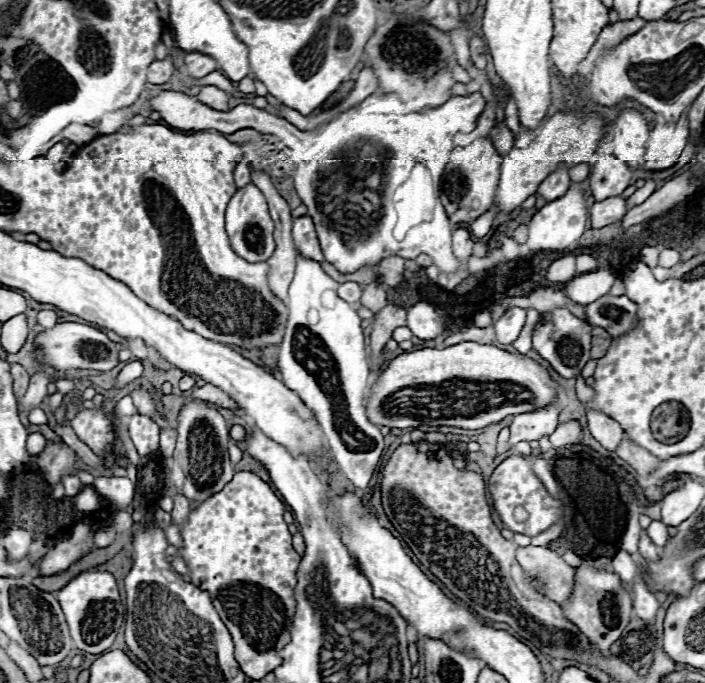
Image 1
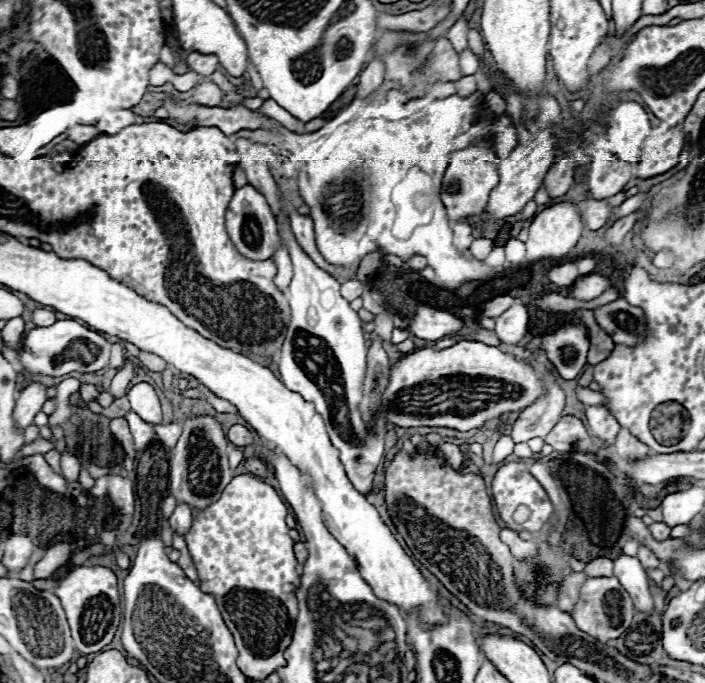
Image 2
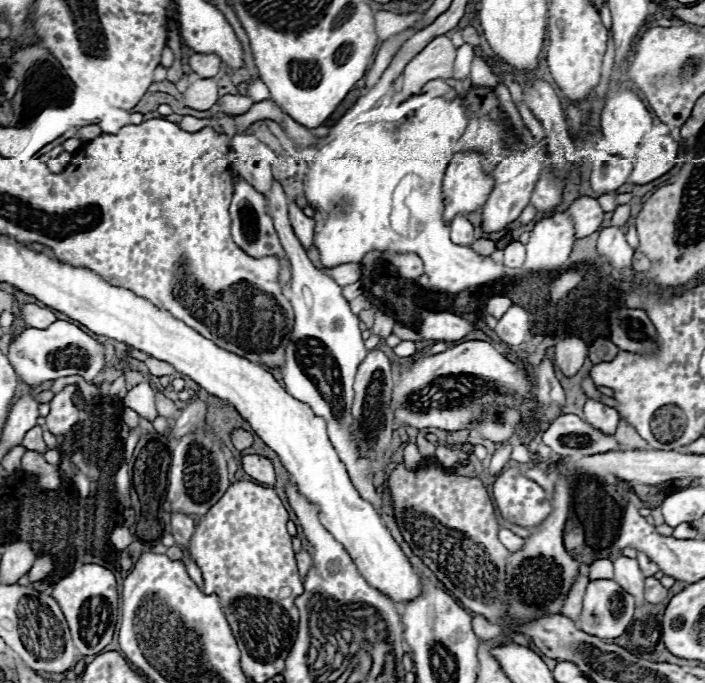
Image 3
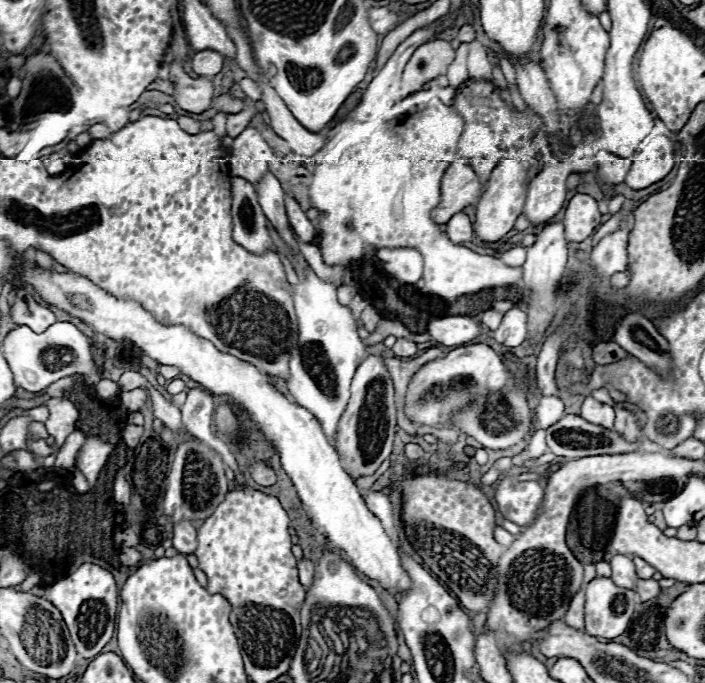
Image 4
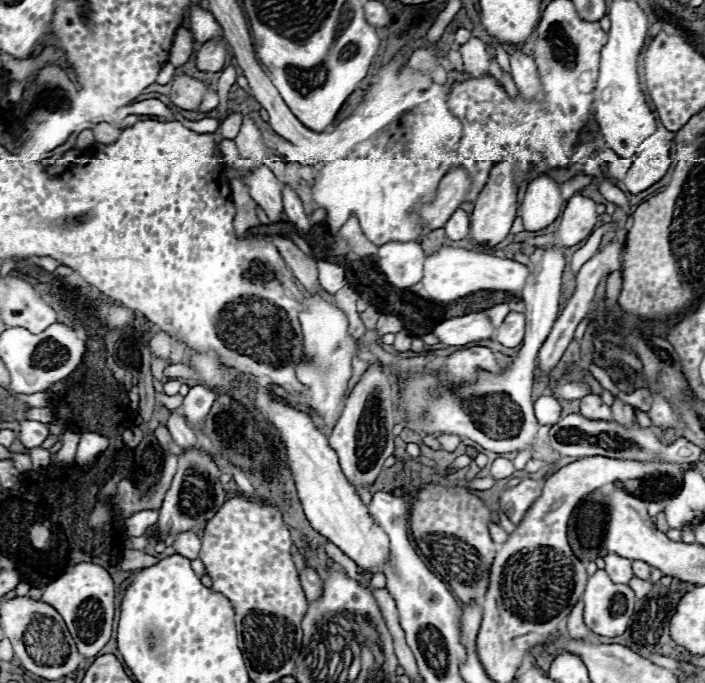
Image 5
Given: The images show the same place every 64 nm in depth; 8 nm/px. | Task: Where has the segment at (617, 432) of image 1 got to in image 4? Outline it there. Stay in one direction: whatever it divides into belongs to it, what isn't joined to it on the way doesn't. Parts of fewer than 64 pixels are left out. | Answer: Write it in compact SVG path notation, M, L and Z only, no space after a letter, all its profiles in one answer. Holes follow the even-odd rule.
M588 396L582 404L582 412L580 416L592 424L600 424L606 428L614 426L614 408L608 404L602 404L598 400L594 400L592 396Z

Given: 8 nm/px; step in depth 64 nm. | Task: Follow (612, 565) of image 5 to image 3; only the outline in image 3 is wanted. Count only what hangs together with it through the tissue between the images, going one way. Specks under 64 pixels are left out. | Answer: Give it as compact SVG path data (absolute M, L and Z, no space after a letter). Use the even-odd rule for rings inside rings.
M620 556L614 560L614 582L630 592L638 604L644 604L644 576L634 558Z

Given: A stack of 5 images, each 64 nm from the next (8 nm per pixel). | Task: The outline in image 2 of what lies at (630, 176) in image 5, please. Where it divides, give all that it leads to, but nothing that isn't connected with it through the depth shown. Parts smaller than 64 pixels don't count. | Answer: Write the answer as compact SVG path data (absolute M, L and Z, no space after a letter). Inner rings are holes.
M682 126L662 134L652 134L644 140L640 160L634 164L634 178L654 178L678 164L678 158L684 148Z

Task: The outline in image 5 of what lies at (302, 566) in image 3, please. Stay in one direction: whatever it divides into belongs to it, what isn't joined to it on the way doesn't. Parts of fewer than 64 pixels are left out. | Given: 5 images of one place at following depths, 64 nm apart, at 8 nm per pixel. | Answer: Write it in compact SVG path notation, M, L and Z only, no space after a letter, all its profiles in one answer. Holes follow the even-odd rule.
M310 566L304 568L300 582L302 582L302 588L304 588L308 602L314 602L314 600L318 600L318 596L322 596L322 580L318 578L318 574Z

